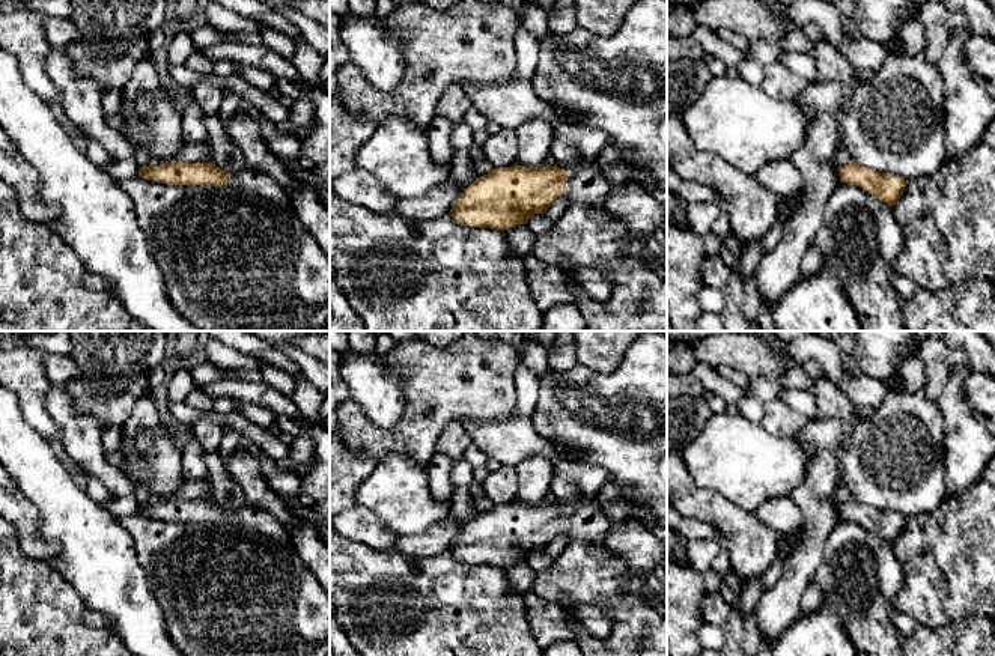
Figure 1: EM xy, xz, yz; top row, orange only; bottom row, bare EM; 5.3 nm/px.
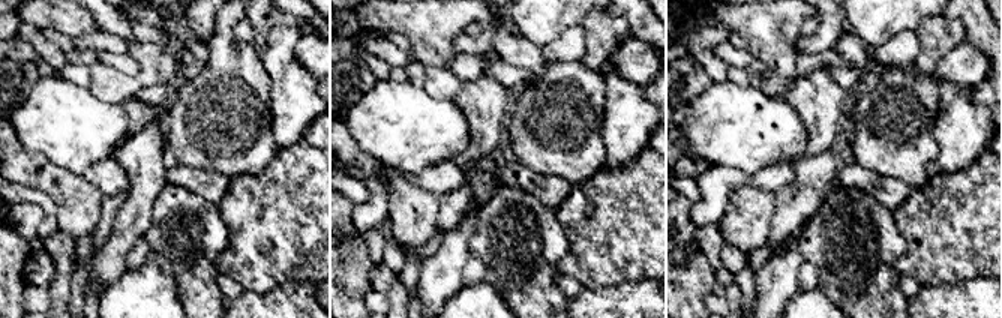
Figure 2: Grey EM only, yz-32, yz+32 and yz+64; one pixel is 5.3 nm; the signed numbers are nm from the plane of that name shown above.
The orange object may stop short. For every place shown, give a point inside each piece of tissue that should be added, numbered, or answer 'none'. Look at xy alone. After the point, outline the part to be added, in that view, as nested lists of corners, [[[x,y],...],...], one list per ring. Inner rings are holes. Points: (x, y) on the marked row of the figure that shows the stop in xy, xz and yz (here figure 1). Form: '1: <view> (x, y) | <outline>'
1: xy (255, 181) | [[[244,167],[236,173],[230,173],[230,184],[250,191],[260,199],[269,200],[274,205],[292,209],[286,185],[271,179],[260,170]]]

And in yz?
none

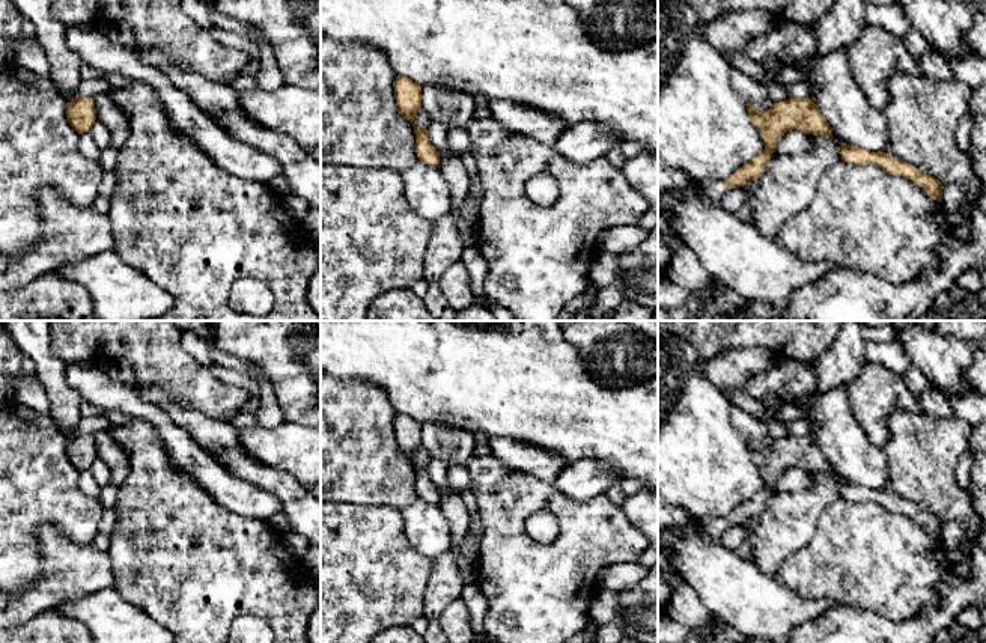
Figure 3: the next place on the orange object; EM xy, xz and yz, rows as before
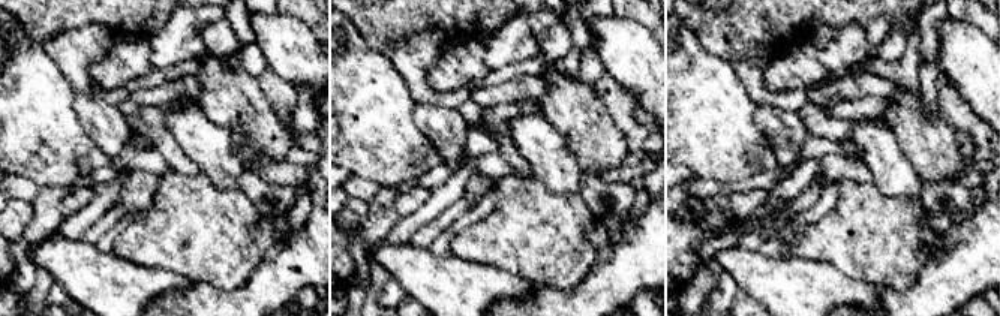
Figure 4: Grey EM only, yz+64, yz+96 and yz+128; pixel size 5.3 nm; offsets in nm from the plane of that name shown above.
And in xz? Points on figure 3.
none

